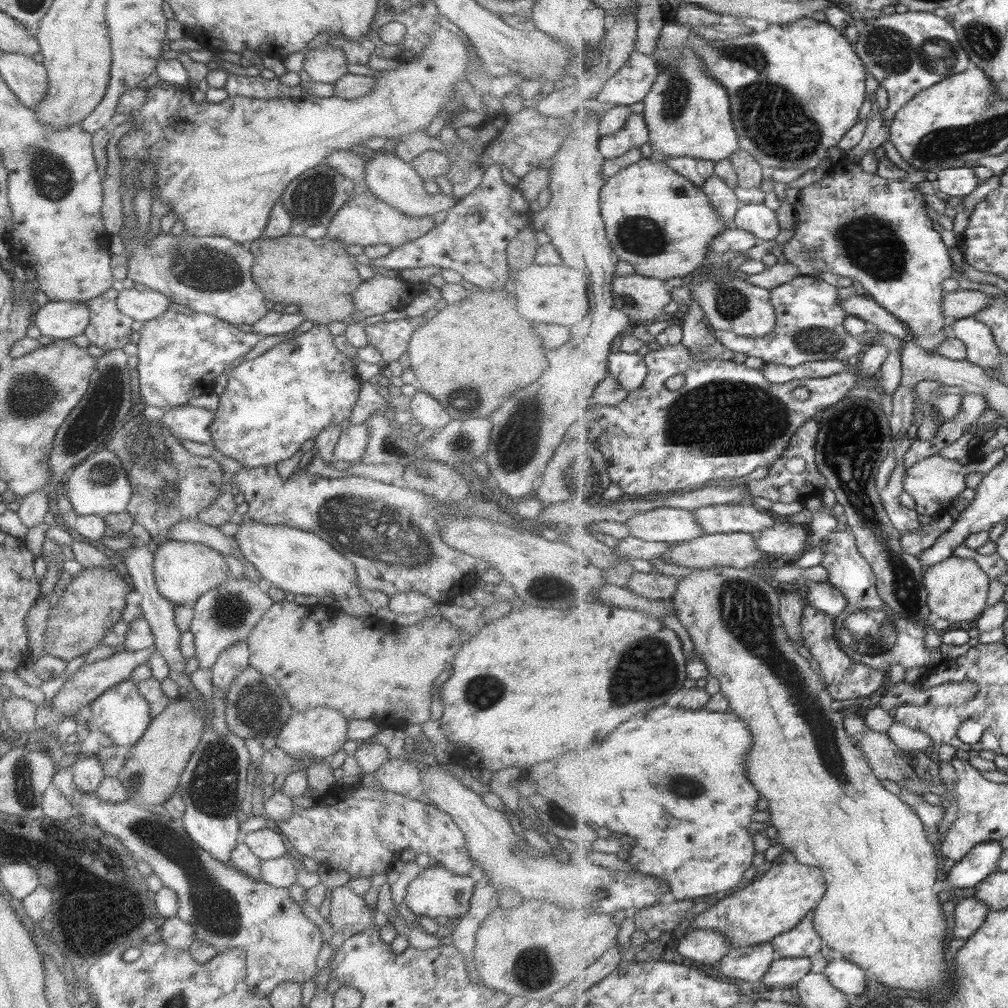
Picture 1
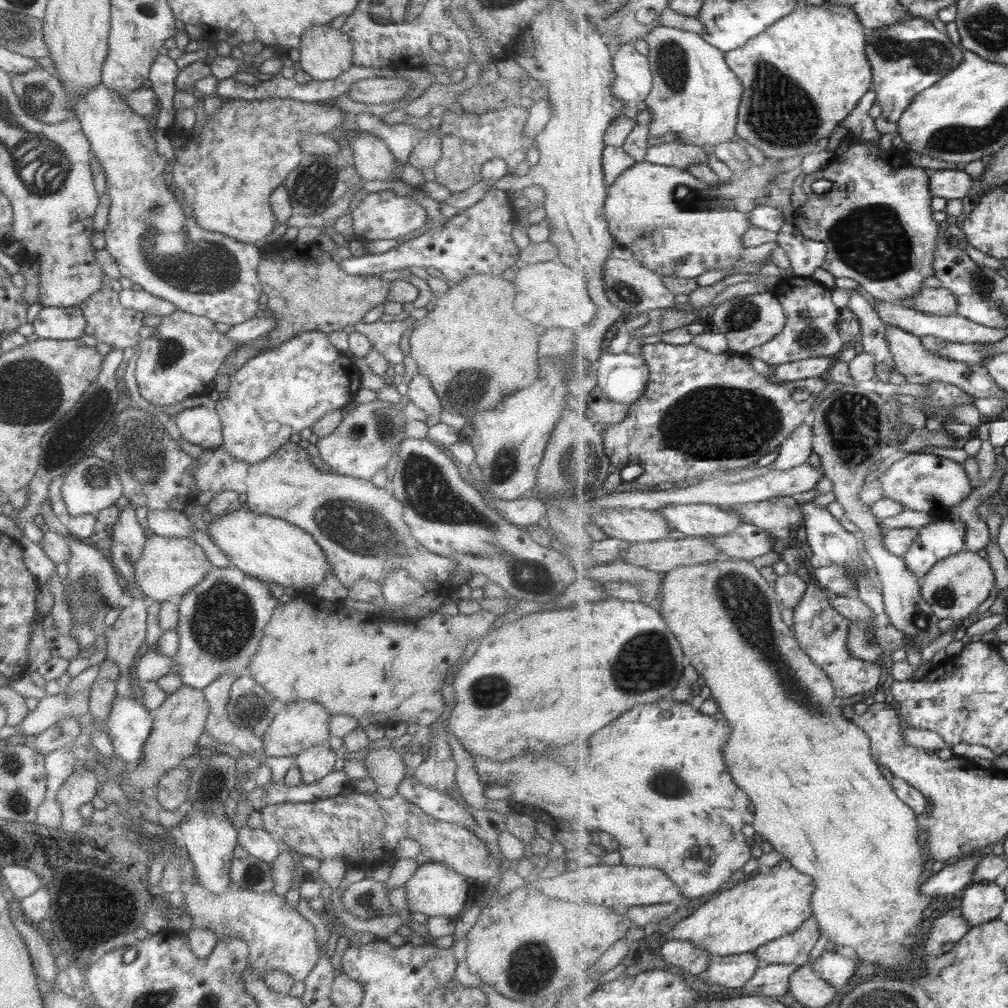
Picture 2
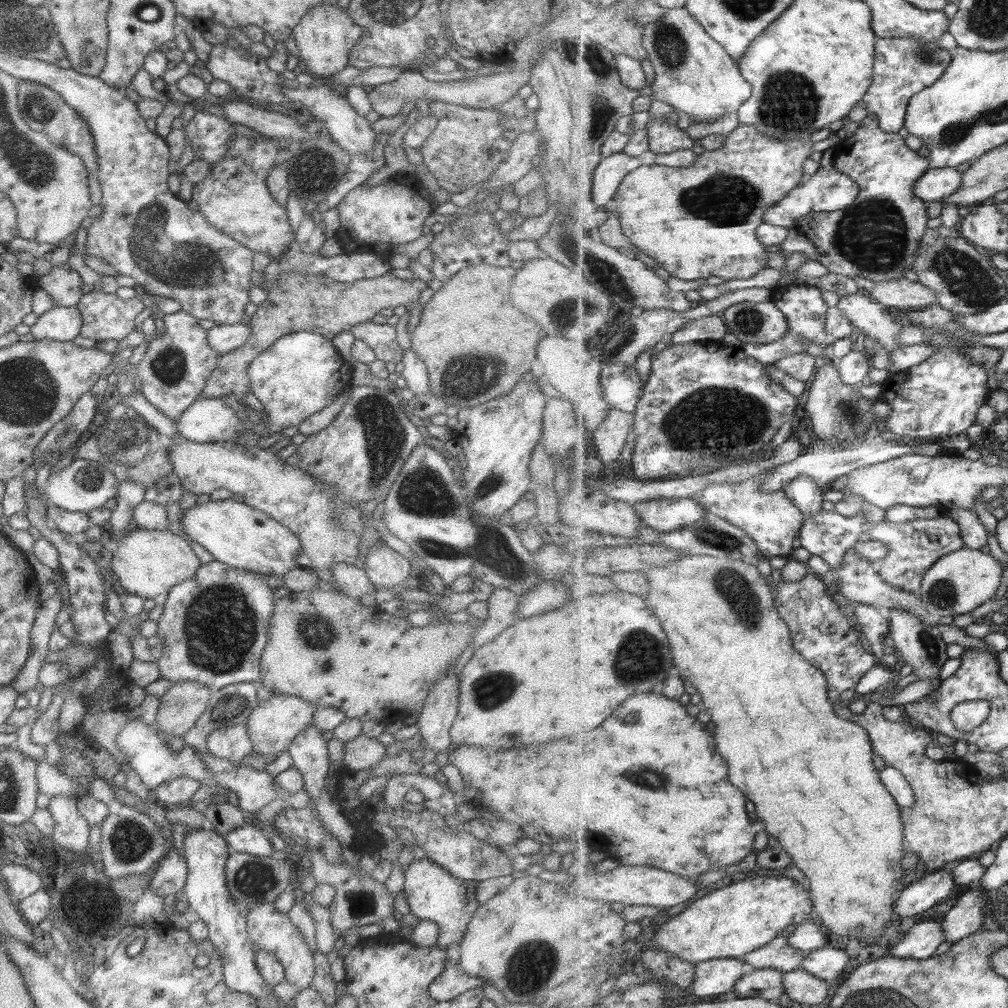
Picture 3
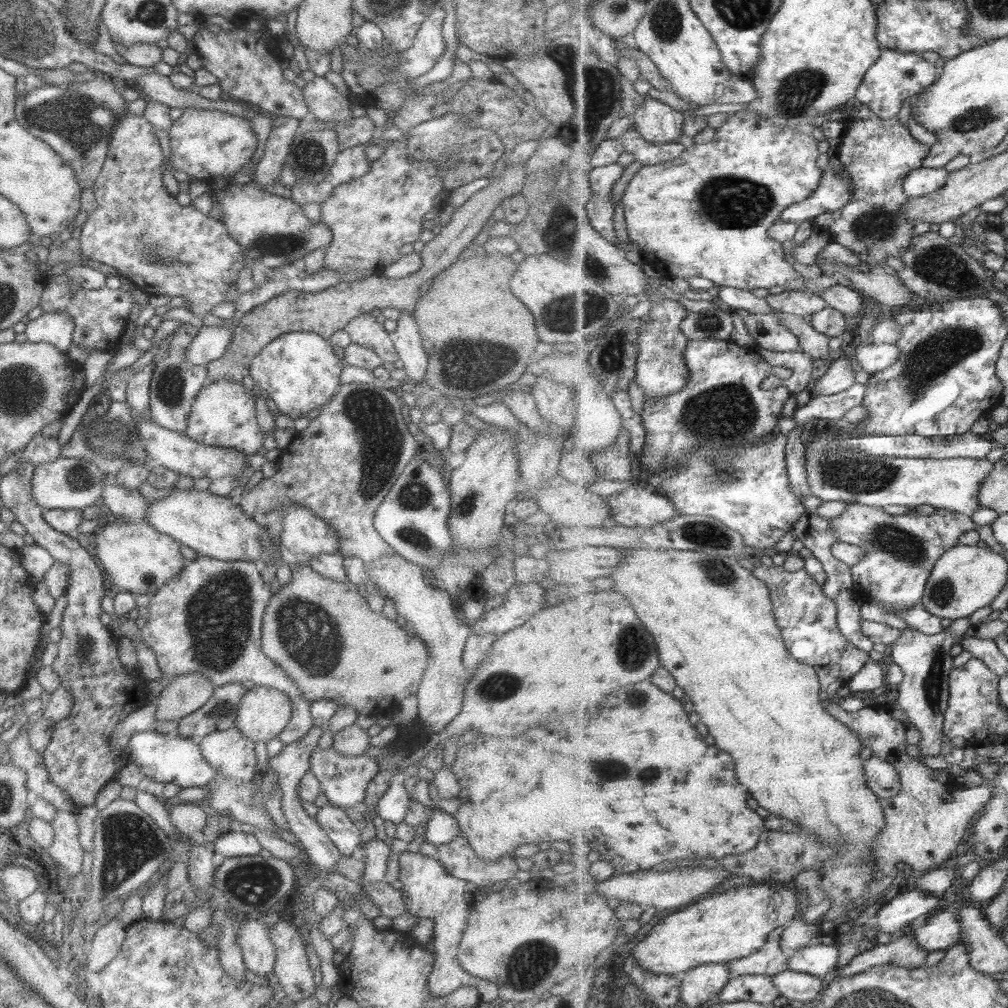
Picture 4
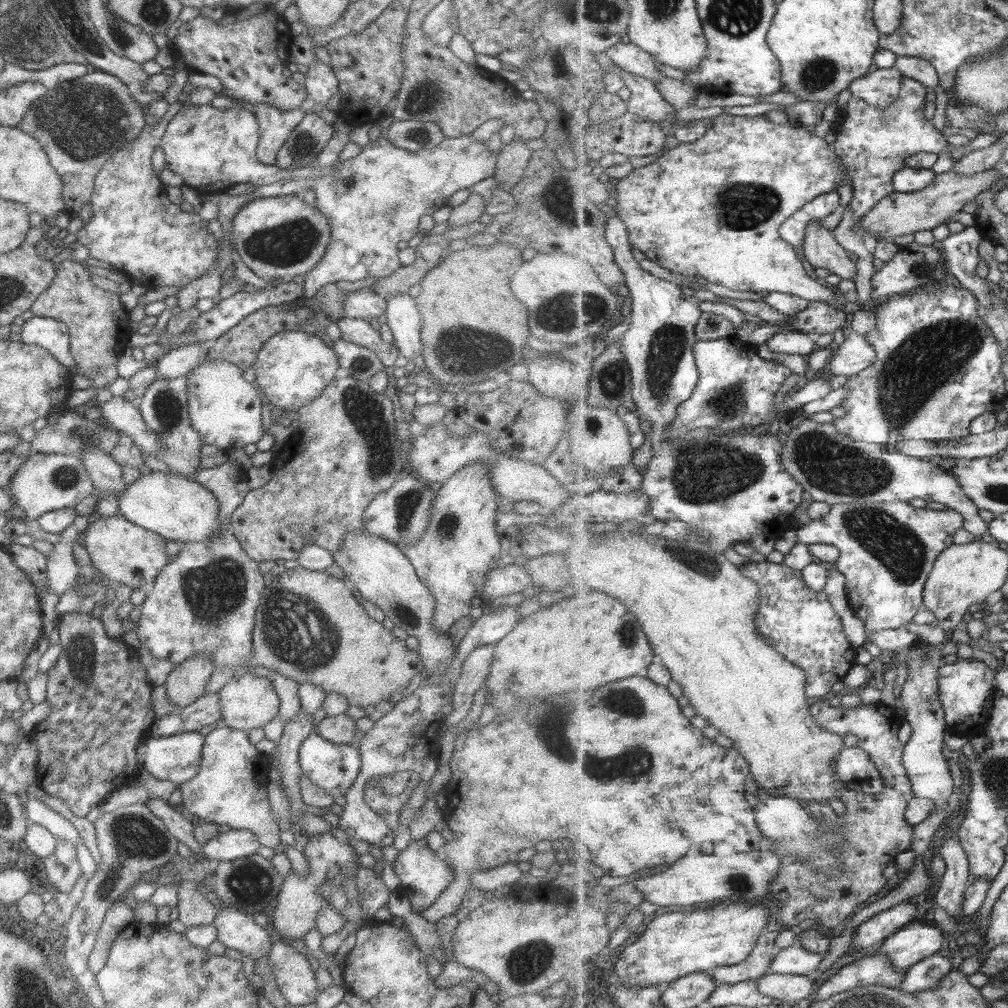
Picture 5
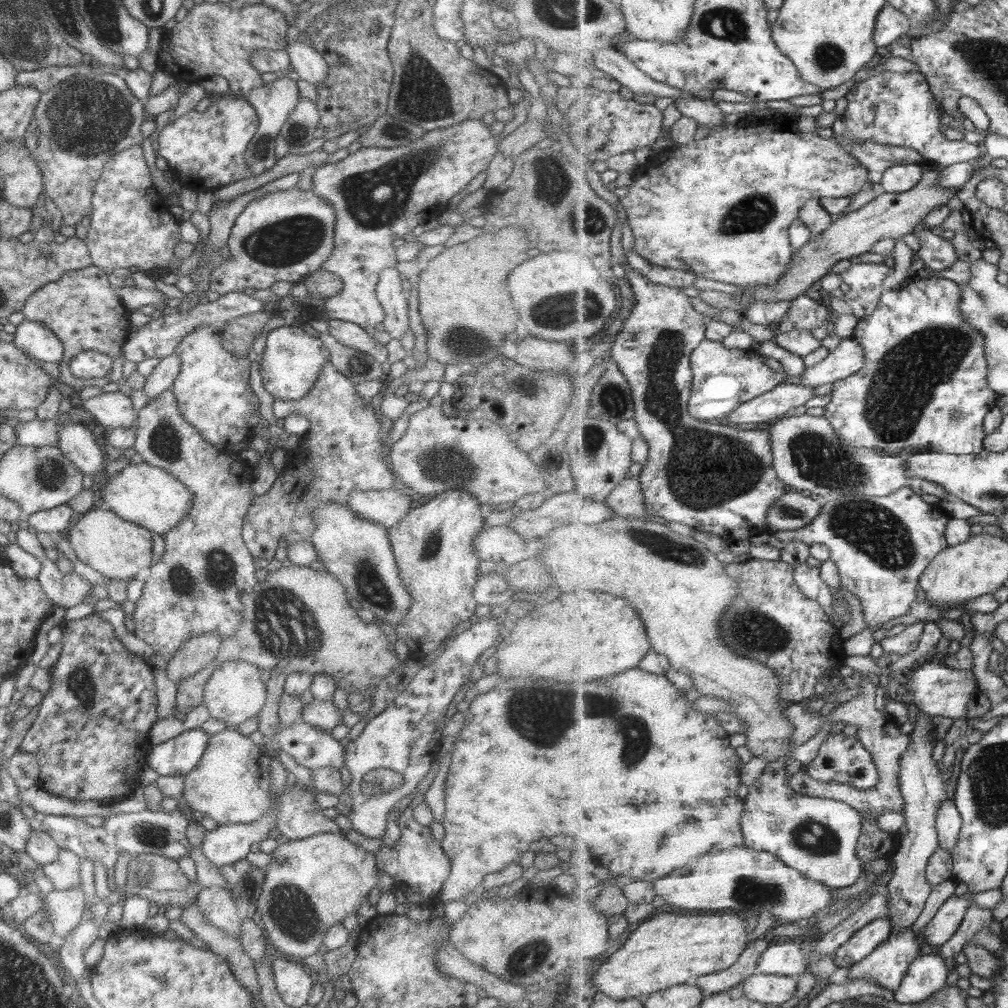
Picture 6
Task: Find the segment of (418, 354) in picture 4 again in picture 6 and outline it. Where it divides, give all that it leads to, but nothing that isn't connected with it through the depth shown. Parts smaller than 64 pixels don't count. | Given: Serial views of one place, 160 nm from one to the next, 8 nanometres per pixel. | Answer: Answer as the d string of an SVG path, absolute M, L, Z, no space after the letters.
M387 268L379 273L375 283L375 296L383 309L384 317L381 326L391 339L399 340L404 332L409 330L407 325L407 296L401 292L400 280L402 278L394 268Z

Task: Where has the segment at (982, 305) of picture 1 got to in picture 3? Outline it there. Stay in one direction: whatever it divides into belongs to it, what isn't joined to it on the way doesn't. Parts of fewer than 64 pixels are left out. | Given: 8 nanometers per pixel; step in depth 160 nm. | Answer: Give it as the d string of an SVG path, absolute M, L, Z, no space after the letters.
M905 277L868 285L868 290L877 302L903 311L923 310L938 302L937 294L931 288Z

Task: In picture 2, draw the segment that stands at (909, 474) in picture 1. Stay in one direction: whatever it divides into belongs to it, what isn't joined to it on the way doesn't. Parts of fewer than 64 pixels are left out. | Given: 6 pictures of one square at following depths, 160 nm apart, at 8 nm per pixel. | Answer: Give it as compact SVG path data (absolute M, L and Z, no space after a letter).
M909 452L906 457L893 463L877 478L881 481L885 498L901 502L906 508L931 512L935 504L953 508L963 503L975 490L961 463L931 453Z

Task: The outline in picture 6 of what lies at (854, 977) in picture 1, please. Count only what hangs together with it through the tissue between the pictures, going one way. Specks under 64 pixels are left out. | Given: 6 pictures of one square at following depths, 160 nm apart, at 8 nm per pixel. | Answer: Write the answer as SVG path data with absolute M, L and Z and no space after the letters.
M775 940L761 957L755 975L775 974L797 978L807 973L810 960L801 944Z

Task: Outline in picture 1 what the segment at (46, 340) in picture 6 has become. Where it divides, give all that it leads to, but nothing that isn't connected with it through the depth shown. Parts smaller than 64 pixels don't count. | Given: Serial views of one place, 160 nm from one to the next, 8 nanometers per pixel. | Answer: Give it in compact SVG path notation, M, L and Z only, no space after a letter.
M48 300L35 312L31 324L39 330L41 336L67 341L83 334L88 318L86 303Z

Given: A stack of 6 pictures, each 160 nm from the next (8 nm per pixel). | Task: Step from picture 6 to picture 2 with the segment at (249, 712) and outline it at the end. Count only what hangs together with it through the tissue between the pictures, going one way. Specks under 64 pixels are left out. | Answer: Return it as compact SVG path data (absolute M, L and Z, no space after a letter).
M295 701L285 705L283 710L273 715L273 721L265 728L265 734L261 735L263 758L293 757L309 747L321 745L321 742L327 741L330 737L327 732L329 716L321 706L313 702Z

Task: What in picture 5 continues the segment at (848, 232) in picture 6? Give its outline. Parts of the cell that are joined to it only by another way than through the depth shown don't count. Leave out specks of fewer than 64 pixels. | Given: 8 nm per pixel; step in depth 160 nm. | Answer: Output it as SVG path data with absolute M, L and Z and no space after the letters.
M996 169L986 170L975 174L964 175L957 171L947 171L936 175L936 181L917 192L894 192L879 202L867 218L858 220L854 225L857 232L863 232L862 238L867 239L869 236L877 241L891 241L897 236L921 232L924 230L932 232L937 226L945 225L949 222L951 216L961 212L969 202L973 203L975 198L993 188L1001 172Z

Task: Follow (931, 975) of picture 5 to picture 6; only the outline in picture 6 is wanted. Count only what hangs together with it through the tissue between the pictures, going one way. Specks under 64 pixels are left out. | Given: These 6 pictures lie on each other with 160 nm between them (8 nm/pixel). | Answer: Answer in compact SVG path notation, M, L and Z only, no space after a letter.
M919 955L909 968L908 974L902 980L901 986L894 992L895 999L902 1003L920 1003L939 992L948 985L949 968L941 955Z

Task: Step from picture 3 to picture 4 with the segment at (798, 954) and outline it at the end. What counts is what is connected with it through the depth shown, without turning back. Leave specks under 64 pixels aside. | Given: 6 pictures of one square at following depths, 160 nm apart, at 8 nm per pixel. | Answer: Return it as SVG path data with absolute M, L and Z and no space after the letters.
M786 926L776 928L765 946L756 953L745 958L729 962L732 978L745 976L745 974L765 974L773 976L789 970L791 954L781 946L781 937Z

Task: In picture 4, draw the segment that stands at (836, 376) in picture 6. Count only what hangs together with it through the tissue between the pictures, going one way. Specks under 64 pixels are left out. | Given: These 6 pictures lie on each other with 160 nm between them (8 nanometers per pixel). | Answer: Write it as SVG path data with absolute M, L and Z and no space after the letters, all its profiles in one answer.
M860 344L851 360L869 375L887 370L901 359L901 348L895 344Z

